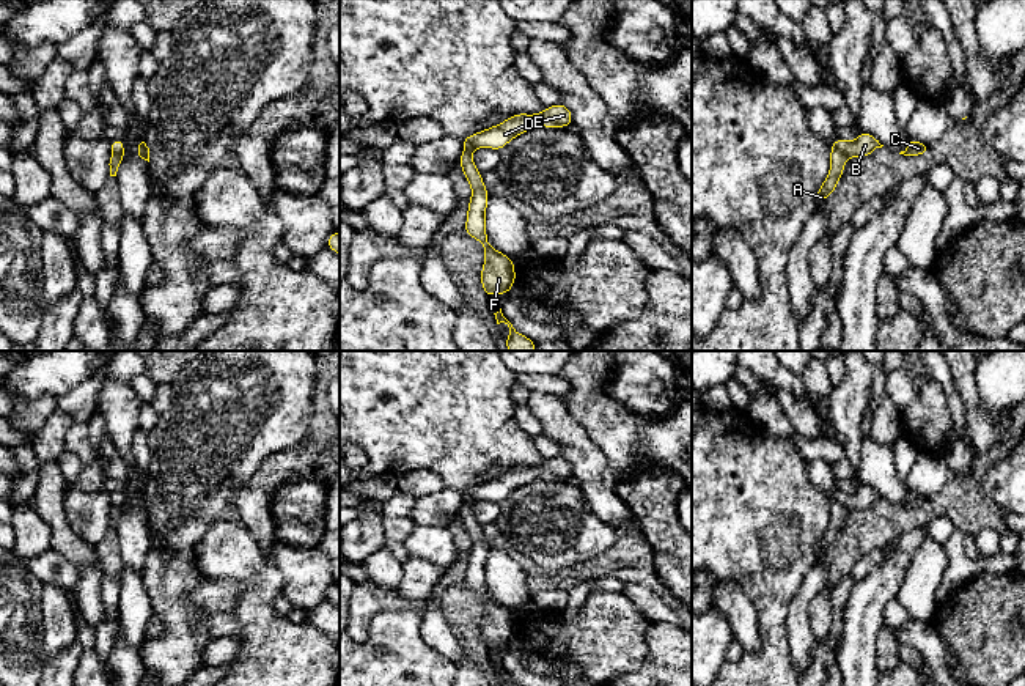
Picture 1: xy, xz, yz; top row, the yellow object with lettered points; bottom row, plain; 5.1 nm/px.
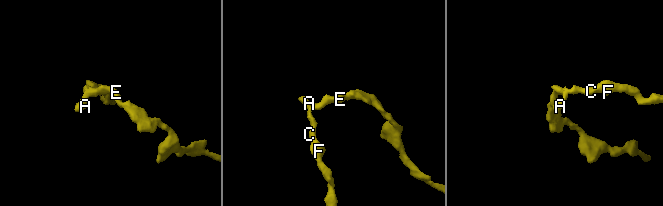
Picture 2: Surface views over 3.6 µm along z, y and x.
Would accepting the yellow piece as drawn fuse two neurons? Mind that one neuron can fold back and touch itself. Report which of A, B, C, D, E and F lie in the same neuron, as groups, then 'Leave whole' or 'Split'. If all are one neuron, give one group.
Groups: A D E / B C F. Split

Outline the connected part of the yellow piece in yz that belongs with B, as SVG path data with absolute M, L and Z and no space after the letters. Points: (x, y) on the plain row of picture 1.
M865 481L860 485L860 488L854 494L846 494L841 491L835 491L832 497L839 502L846 510L865 510L873 507L877 500L882 500L884 497L879 496L876 489L873 489Z

